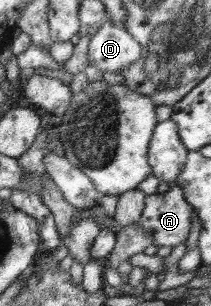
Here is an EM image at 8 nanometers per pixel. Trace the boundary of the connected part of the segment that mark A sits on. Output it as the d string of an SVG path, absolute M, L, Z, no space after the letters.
M176 185L164 193L147 196L147 206L138 223L152 234L153 245L173 248L190 236L193 213L193 206L185 200L181 187Z

